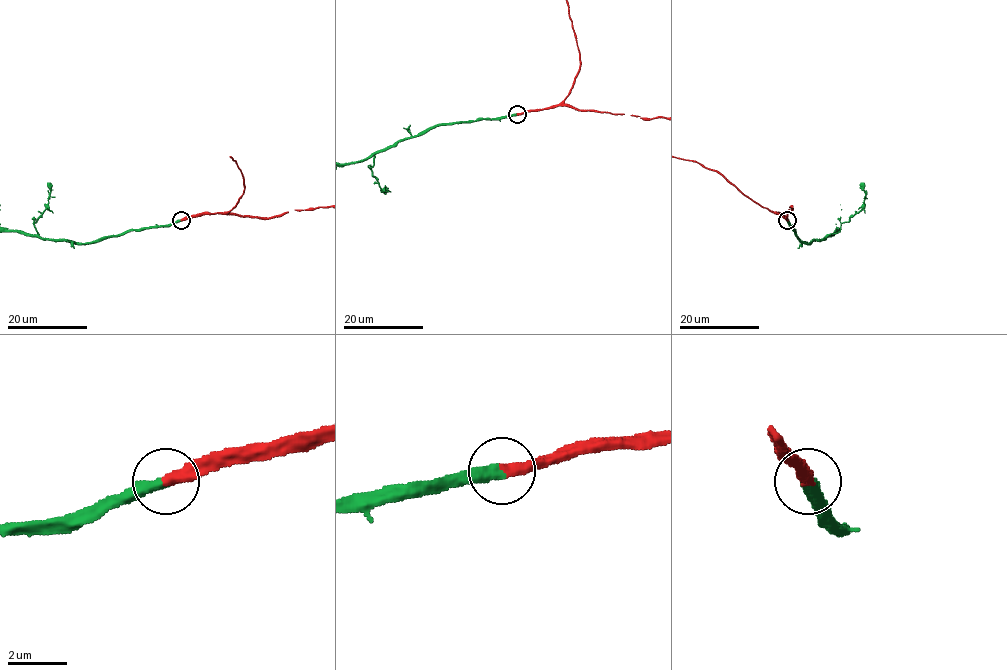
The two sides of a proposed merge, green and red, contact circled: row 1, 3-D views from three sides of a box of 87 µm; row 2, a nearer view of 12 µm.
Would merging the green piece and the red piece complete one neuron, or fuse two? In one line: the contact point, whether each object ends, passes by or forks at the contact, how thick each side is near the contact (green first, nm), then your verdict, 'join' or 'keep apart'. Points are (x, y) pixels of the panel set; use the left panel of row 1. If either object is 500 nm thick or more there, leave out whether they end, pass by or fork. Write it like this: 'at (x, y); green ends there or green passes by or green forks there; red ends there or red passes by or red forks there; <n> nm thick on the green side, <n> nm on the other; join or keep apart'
at (181, 220); green ends there; red ends there; 400 nm thick on the green side, 400 nm on the other; join

